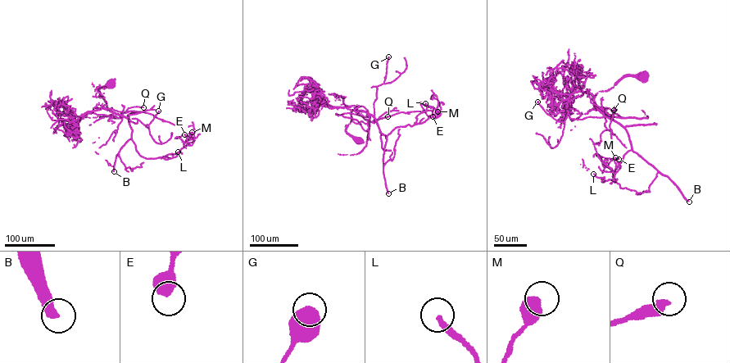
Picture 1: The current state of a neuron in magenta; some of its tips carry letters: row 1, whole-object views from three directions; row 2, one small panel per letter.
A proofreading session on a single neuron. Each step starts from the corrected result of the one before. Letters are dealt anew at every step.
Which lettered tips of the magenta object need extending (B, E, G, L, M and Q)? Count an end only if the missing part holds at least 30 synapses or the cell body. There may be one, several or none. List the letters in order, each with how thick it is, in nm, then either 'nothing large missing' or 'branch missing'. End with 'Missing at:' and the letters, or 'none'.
B: calibre 550 nm; branch missing
E: calibre 550 nm; nothing large missing
G: calibre 650 nm; nothing large missing
L: calibre 240 nm; nothing large missing
M: calibre 650 nm; nothing large missing
Q: calibre 400 nm; nothing large missing
Missing at: B

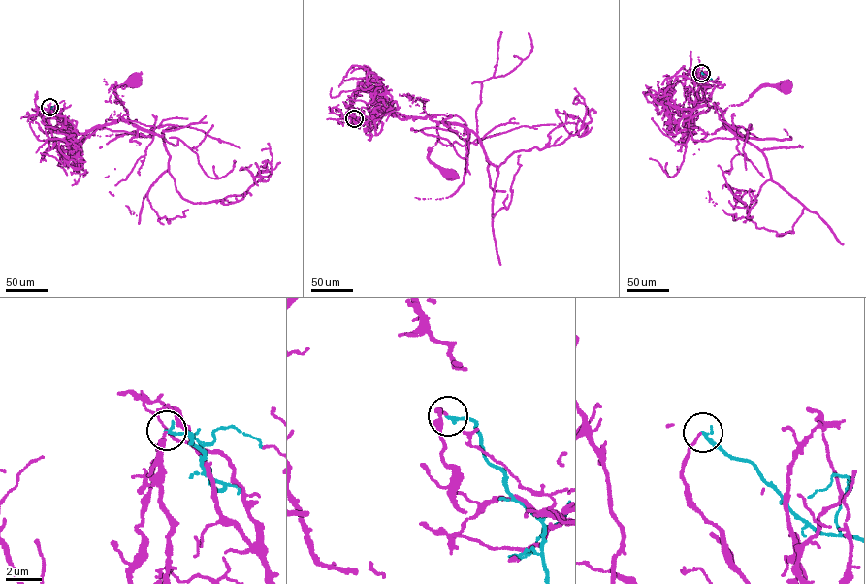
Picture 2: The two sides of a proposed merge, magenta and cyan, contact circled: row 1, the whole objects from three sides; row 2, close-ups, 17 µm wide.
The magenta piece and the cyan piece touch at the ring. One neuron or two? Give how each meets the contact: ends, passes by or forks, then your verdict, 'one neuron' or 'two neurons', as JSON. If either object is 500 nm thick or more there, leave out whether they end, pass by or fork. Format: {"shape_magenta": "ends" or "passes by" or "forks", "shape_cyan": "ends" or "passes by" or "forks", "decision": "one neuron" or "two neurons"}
{"shape_magenta": "ends", "shape_cyan": "ends", "decision": "two neurons"}

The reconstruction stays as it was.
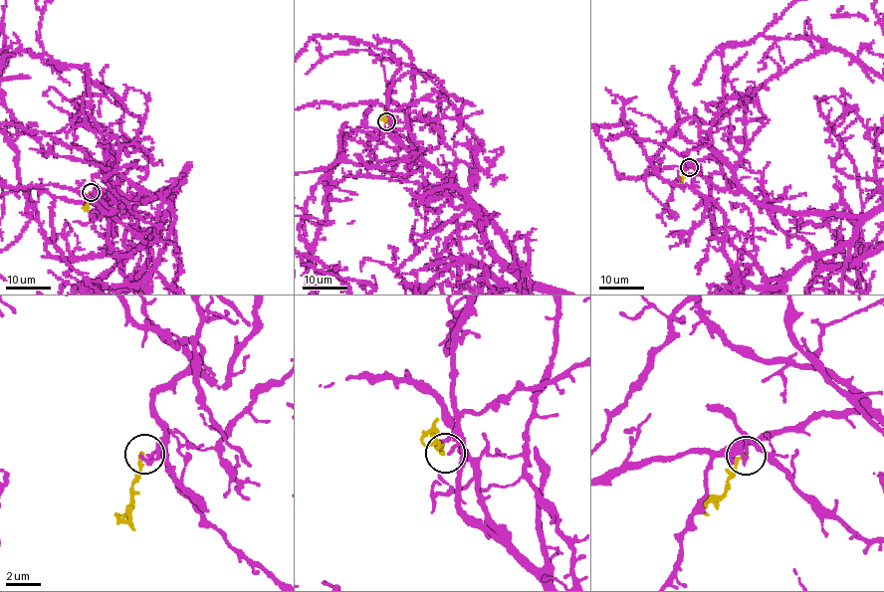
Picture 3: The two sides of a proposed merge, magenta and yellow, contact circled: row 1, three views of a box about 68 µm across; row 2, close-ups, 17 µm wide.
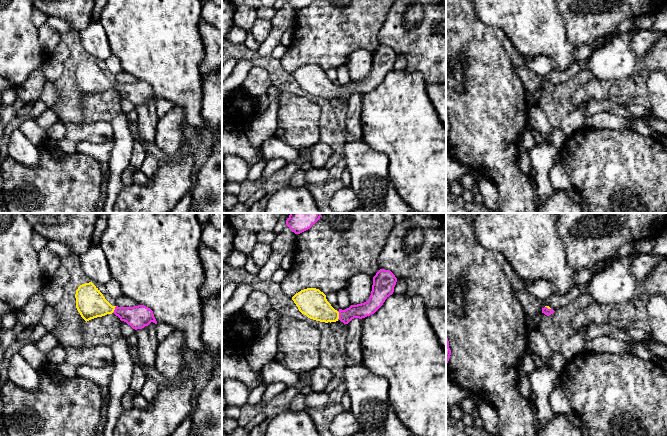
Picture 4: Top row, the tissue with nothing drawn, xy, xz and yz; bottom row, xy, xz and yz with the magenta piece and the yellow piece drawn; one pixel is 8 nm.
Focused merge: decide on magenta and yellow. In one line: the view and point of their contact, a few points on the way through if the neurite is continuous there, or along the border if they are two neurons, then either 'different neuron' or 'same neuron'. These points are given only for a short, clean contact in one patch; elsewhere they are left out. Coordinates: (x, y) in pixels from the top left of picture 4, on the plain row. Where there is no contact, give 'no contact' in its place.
xz (339, 91) | across xz (365, 85), (339, 91), (325, 89), (311, 78) | same neuron

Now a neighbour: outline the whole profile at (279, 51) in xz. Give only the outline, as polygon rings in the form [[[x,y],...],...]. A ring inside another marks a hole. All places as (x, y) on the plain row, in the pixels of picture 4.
[[[279,44],[275,47],[275,49],[271,52],[270,56],[274,59],[280,60],[286,53],[287,48],[282,44]]]

